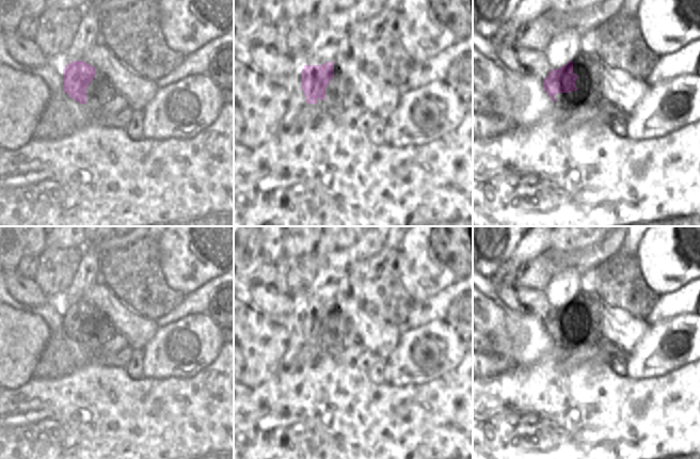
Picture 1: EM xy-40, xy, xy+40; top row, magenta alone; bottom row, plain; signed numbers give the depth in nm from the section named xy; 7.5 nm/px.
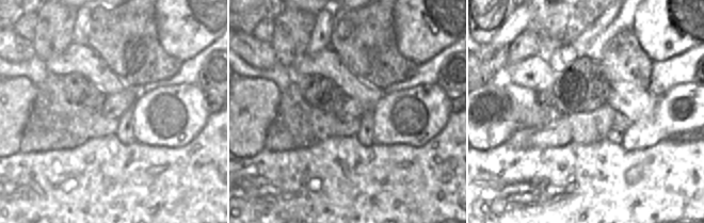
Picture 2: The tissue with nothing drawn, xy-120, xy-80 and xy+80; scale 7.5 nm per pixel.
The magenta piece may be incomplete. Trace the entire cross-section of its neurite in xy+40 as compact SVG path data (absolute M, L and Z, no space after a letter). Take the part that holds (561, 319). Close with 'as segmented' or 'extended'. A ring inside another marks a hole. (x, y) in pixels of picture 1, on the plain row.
M570 300L566 304L550 311L543 319L543 327L552 339L556 342L554 335L557 332L570 332L577 329L576 318L577 314L573 312L573 300Z | as segmented

